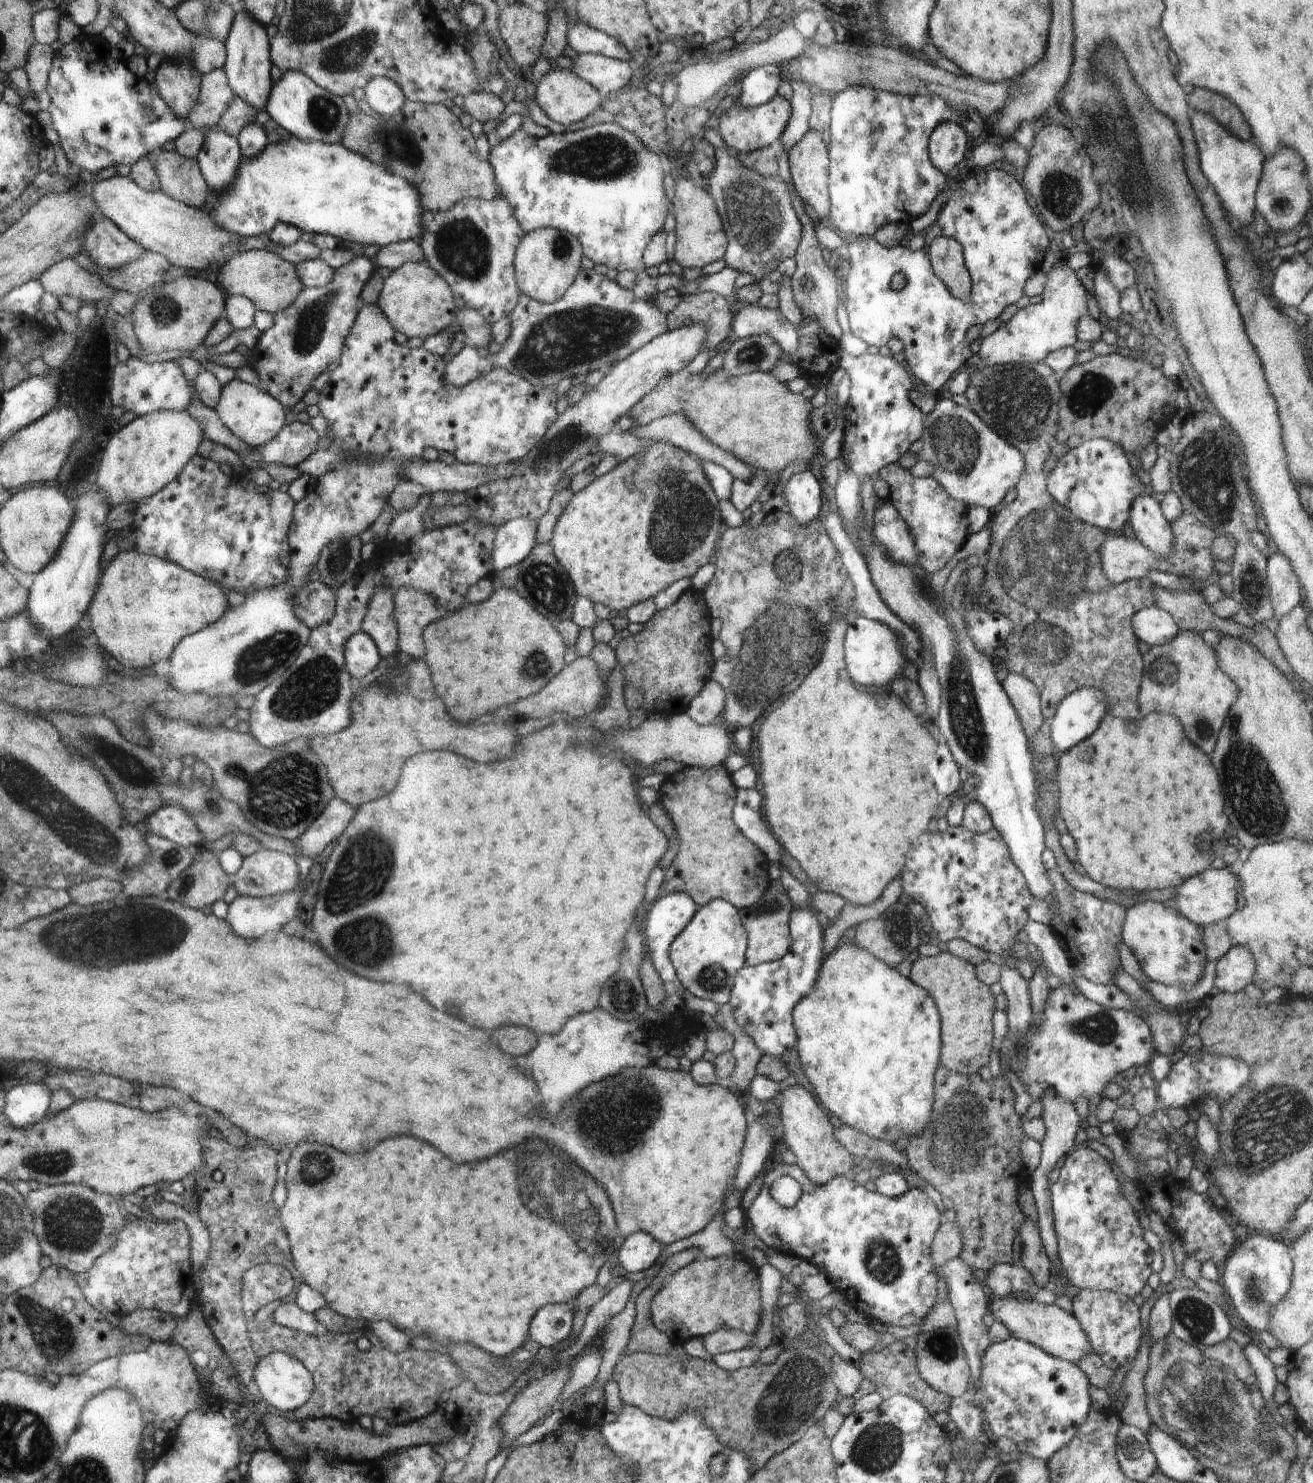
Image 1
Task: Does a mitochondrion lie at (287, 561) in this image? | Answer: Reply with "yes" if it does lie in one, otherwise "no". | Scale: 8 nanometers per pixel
no

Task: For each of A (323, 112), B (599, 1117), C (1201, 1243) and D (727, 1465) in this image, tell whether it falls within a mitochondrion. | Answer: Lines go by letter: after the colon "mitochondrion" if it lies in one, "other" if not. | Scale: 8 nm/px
A: mitochondrion
B: mitochondrion
C: other
D: other

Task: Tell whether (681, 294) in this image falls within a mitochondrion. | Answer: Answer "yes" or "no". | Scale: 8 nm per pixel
no

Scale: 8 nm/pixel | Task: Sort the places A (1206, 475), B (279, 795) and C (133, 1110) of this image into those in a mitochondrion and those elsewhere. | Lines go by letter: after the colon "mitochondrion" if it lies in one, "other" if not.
A: mitochondrion
B: mitochondrion
C: other

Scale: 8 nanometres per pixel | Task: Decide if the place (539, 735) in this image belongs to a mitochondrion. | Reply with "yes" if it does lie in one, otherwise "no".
no

